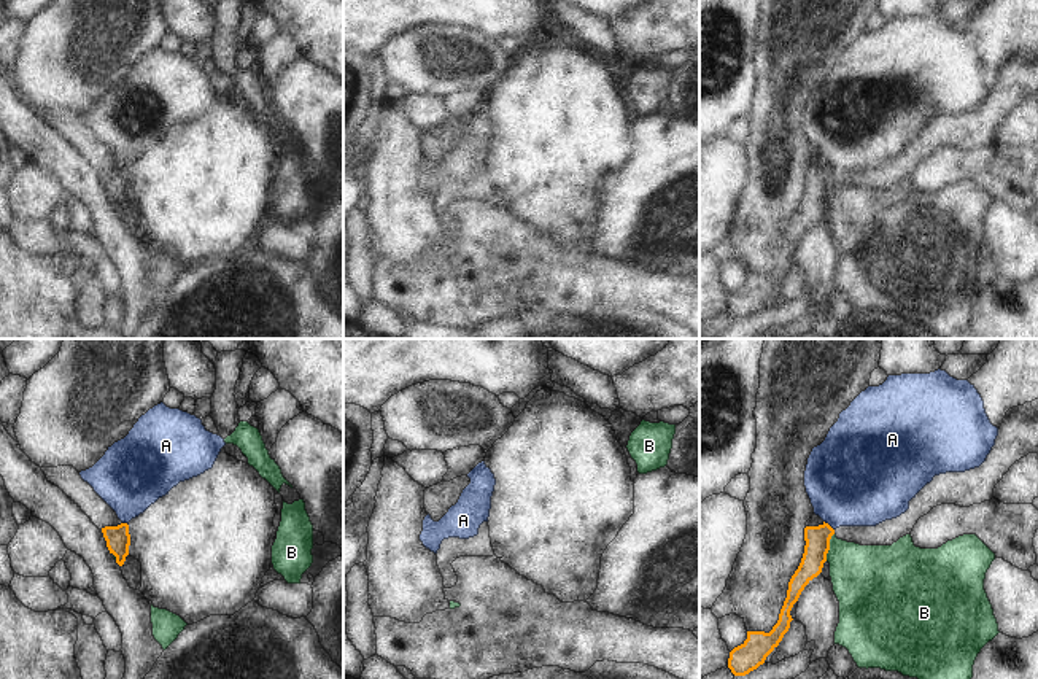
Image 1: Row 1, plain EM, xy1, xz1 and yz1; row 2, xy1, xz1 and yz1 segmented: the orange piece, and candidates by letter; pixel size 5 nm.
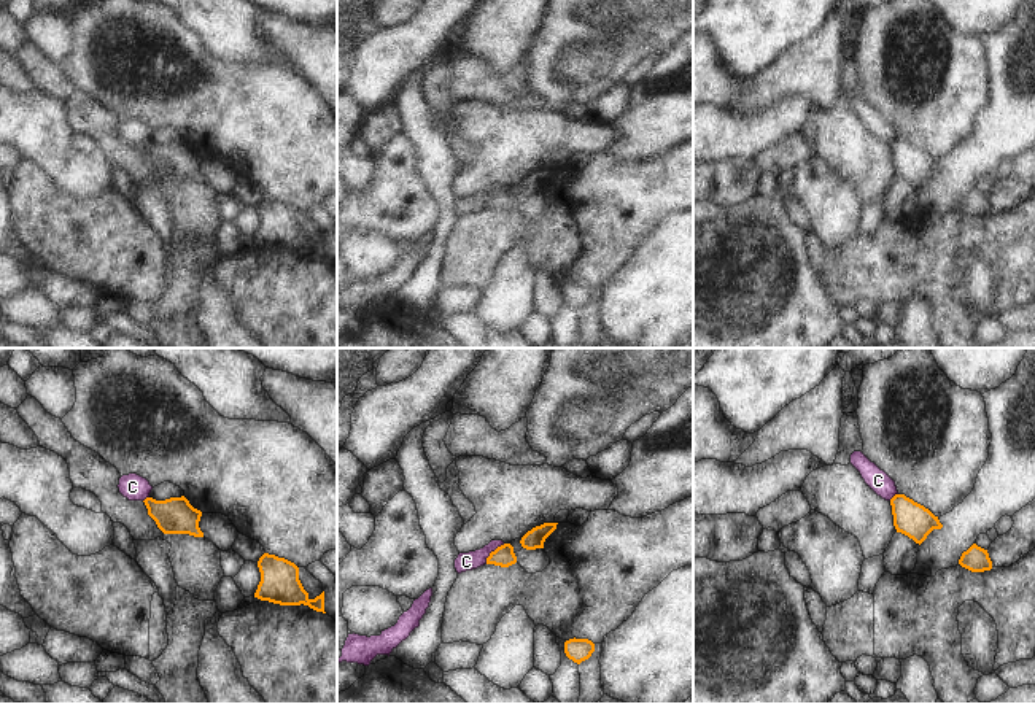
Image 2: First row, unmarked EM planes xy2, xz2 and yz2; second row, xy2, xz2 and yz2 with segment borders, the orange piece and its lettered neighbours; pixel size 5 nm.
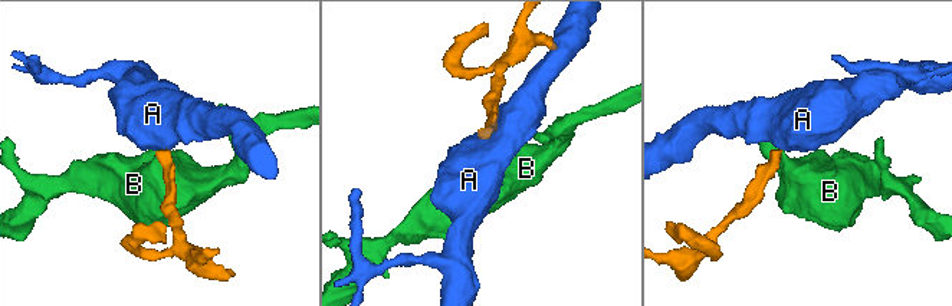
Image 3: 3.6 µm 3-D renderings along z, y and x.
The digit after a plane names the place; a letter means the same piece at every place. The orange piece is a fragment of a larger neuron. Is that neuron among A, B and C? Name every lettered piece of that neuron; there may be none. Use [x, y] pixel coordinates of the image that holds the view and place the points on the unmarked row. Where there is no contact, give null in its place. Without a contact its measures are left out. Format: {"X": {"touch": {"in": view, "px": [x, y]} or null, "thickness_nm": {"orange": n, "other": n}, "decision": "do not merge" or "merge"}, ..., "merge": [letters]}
{"A": {"touch": {"in": "yz1", "px": [828, 169]}, "thickness_nm": {"orange": 130, "other": 440}, "decision": "do not merge"}, "B": {"touch": {"in": "yz1", "px": [828, 191]}, "thickness_nm": {"orange": 130, "other": 360}, "decision": "do not merge"}, "C": {"touch": {"in": "xz2", "px": [492, 196]}, "thickness_nm": {"orange": 110, "other": 100}, "decision": "do not merge"}, "merge": []}

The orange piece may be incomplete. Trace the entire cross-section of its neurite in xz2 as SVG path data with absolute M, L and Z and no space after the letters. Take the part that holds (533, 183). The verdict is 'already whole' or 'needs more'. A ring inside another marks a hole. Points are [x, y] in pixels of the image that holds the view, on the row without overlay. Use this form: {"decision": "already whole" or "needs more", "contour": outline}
{"decision": "already whole", "contour": "M544 167L528 175L520 188L526 194L544 192L545 183L556 173L558 167Z"}

